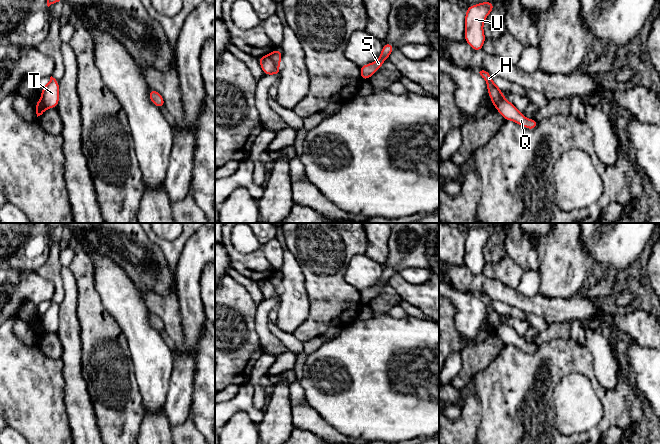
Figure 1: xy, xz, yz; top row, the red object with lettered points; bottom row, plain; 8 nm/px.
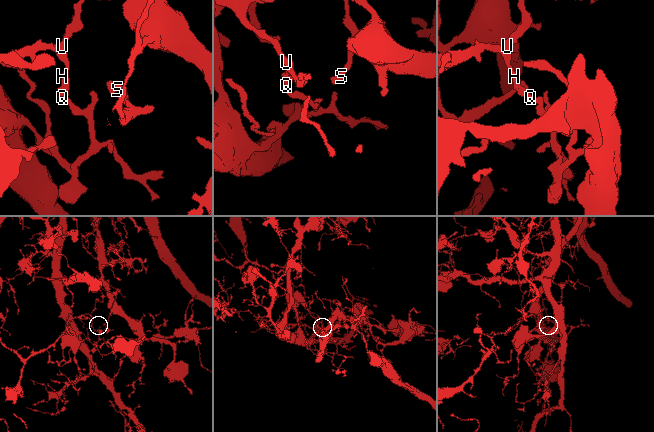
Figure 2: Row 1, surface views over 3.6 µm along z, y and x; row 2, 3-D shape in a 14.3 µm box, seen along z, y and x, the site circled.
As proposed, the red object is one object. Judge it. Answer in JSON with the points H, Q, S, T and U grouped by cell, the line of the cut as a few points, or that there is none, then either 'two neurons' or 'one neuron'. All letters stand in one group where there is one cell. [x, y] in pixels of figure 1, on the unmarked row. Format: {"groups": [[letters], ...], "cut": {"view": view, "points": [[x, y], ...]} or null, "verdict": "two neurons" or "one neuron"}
{"groups": [["H", "T", "U"], ["Q", "S"]], "cut": {"view": "xz", "points": [[268, 279], [278, 289]]}, "verdict": "two neurons"}

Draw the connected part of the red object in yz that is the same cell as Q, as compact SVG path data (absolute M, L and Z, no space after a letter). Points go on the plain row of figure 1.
M505 321L498 327L496 333L506 345L513 345L529 354L533 354L539 349L539 345L527 343L516 330Z

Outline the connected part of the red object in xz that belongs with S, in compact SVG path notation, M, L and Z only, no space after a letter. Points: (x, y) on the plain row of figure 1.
M384 267L378 284L360 290L360 300L362 304L368 304L374 297L376 297L380 291L384 288L384 285L389 282L391 276L395 273L391 267Z

